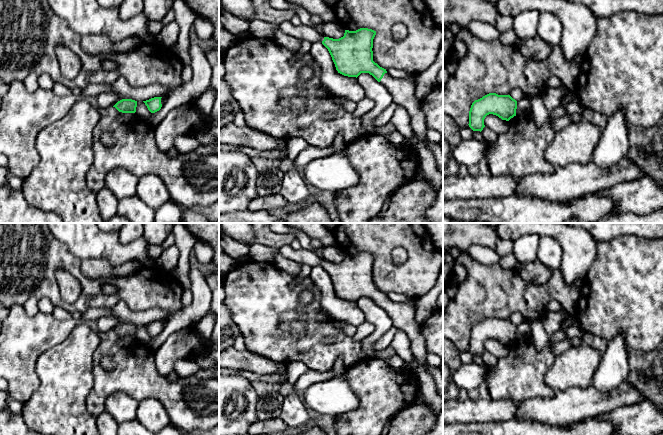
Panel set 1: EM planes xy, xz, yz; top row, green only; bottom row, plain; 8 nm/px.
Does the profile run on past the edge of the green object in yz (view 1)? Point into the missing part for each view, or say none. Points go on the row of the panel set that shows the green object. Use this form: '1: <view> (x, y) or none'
1: none

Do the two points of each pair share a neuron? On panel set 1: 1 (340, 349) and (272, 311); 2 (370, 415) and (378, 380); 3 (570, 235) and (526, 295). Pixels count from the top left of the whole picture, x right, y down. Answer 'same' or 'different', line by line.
1: same
2: same
3: different

